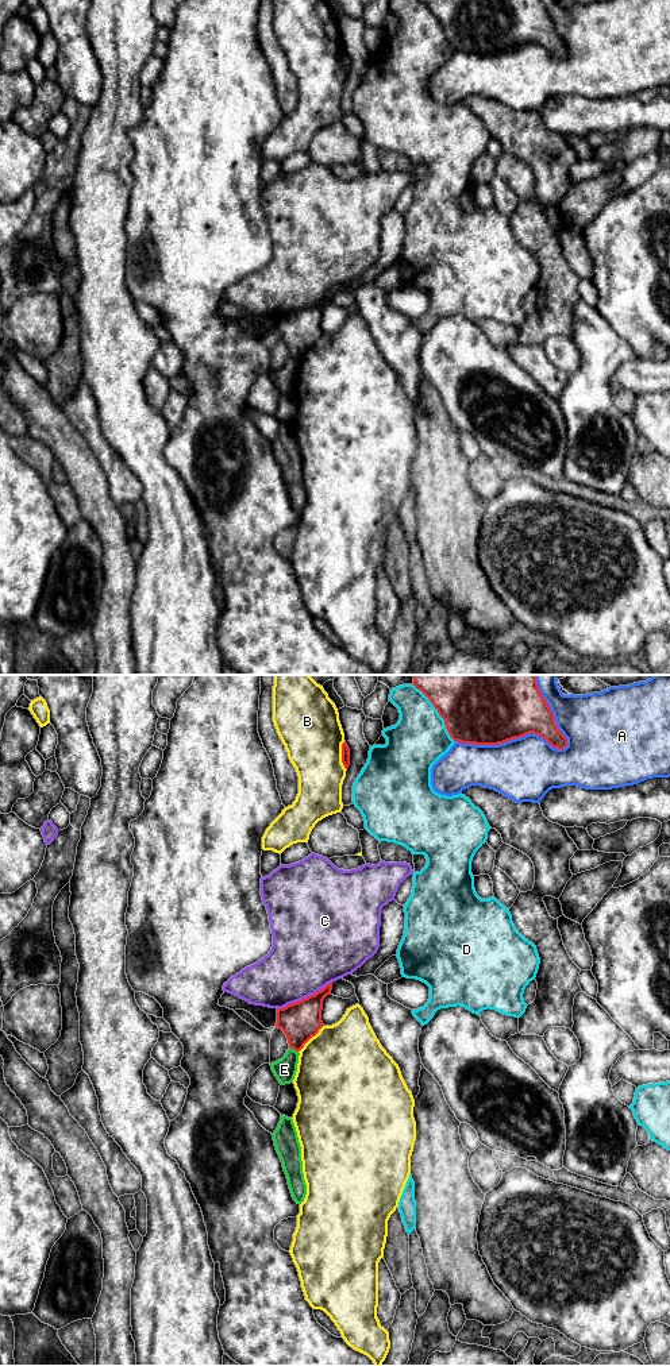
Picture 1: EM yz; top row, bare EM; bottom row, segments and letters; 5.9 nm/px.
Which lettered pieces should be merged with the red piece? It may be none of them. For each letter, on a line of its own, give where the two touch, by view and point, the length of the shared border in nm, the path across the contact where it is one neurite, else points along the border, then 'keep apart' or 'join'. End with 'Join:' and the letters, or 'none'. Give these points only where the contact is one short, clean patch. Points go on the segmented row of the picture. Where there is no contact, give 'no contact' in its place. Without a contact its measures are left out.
A: contact yz (512, 739); length 650 nm; keep apart
B: contact yz (342, 756); length 180 nm; keep apart
C: contact yz (305, 998); length 380 nm; keep apart
D: contact yz (438, 712); length 440 nm; keep apart
E: contact yz (293, 1049); length 70 nm; border yz (289, 1046), (297, 1052); keep apart
Join: none

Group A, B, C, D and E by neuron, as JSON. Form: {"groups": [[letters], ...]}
{"groups": [["A"], ["B"], ["C"], ["D"], ["E"]]}

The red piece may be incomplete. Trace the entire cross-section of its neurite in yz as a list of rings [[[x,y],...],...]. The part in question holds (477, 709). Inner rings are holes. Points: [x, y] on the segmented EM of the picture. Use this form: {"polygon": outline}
{"polygon": [[[413,675],[413,683],[444,719],[454,741],[498,745],[534,733],[552,748],[565,749],[567,738],[558,729],[536,675]]]}

